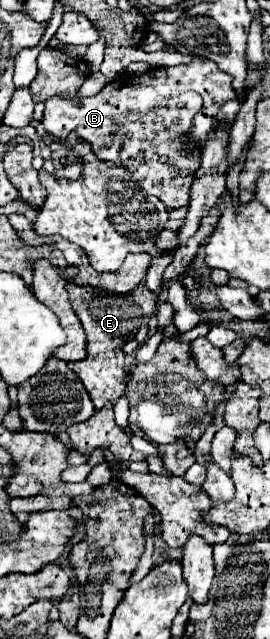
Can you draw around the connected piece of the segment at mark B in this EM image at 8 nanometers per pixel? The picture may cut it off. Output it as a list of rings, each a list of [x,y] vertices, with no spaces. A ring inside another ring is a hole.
[[[198,59],[186,65],[168,67],[168,69],[150,69],[136,81],[124,83],[124,81],[112,81],[108,83],[98,95],[84,99],[62,99],[54,97],[44,103],[44,115],[40,123],[44,129],[58,139],[66,139],[70,132],[76,131],[80,139],[88,141],[92,145],[92,151],[102,161],[112,161],[118,165],[118,139],[112,137],[112,131],[118,127],[124,127],[126,123],[134,121],[140,113],[148,111],[150,107],[156,107],[162,103],[162,99],[168,99],[170,95],[178,95],[184,91],[196,91],[202,95],[204,105],[202,111],[196,115],[190,139],[196,139],[198,145],[204,145],[206,135],[218,127],[218,123],[232,123],[234,115],[240,111],[242,101],[238,99],[236,91],[232,91],[232,77],[218,69],[214,61]],[[54,103],[54,105],[52,105]],[[74,103],[74,105],[72,105]]]

